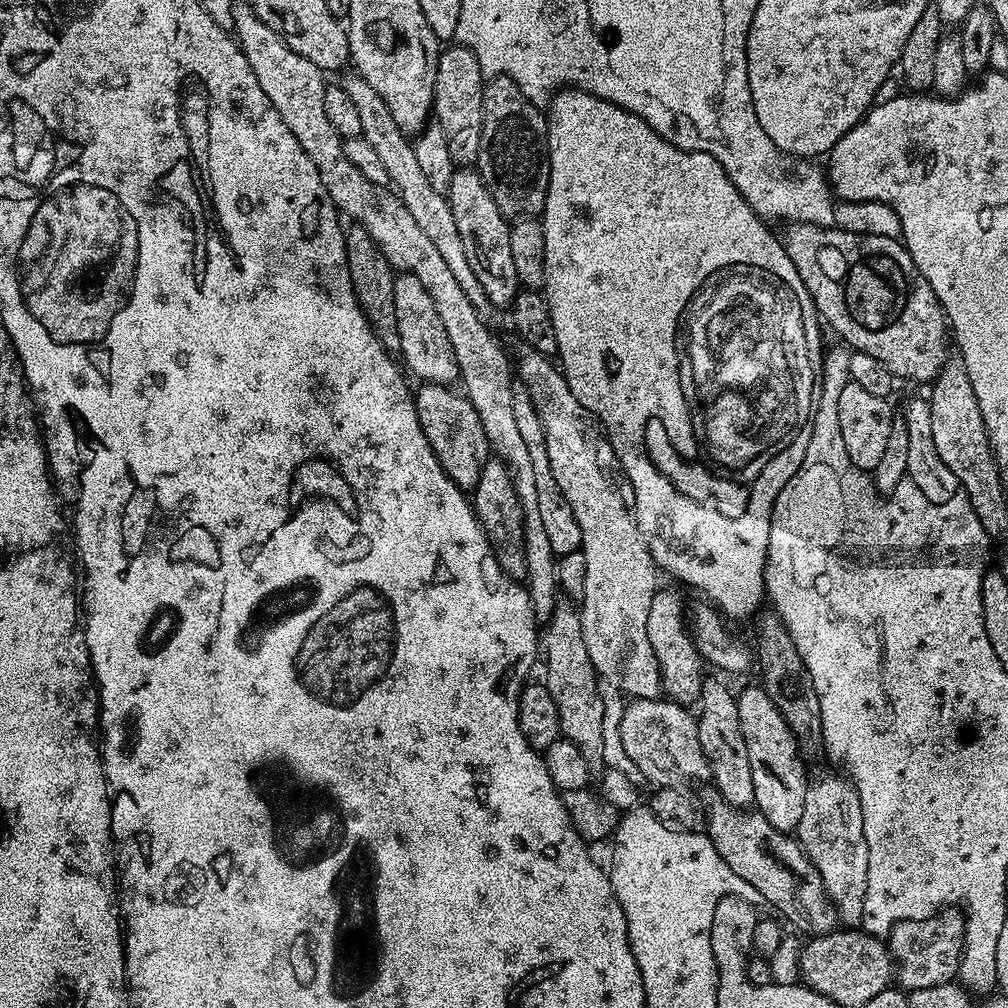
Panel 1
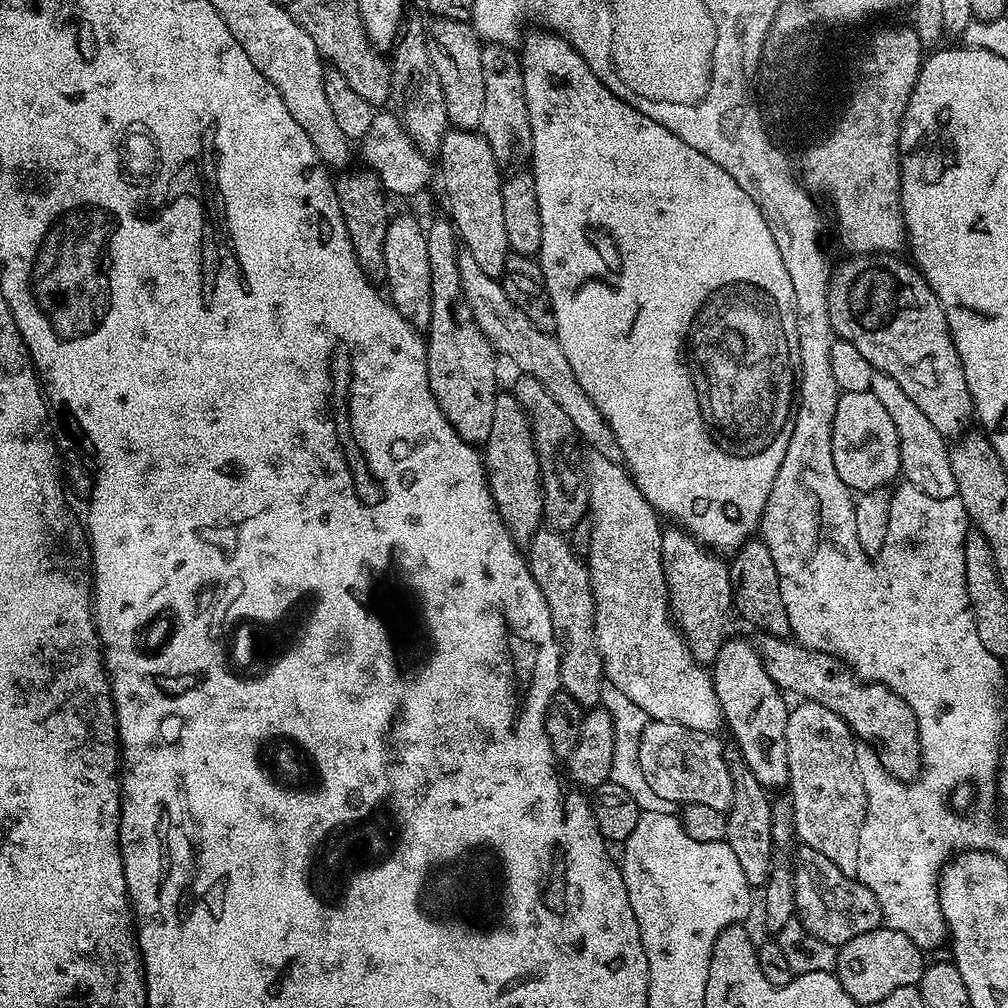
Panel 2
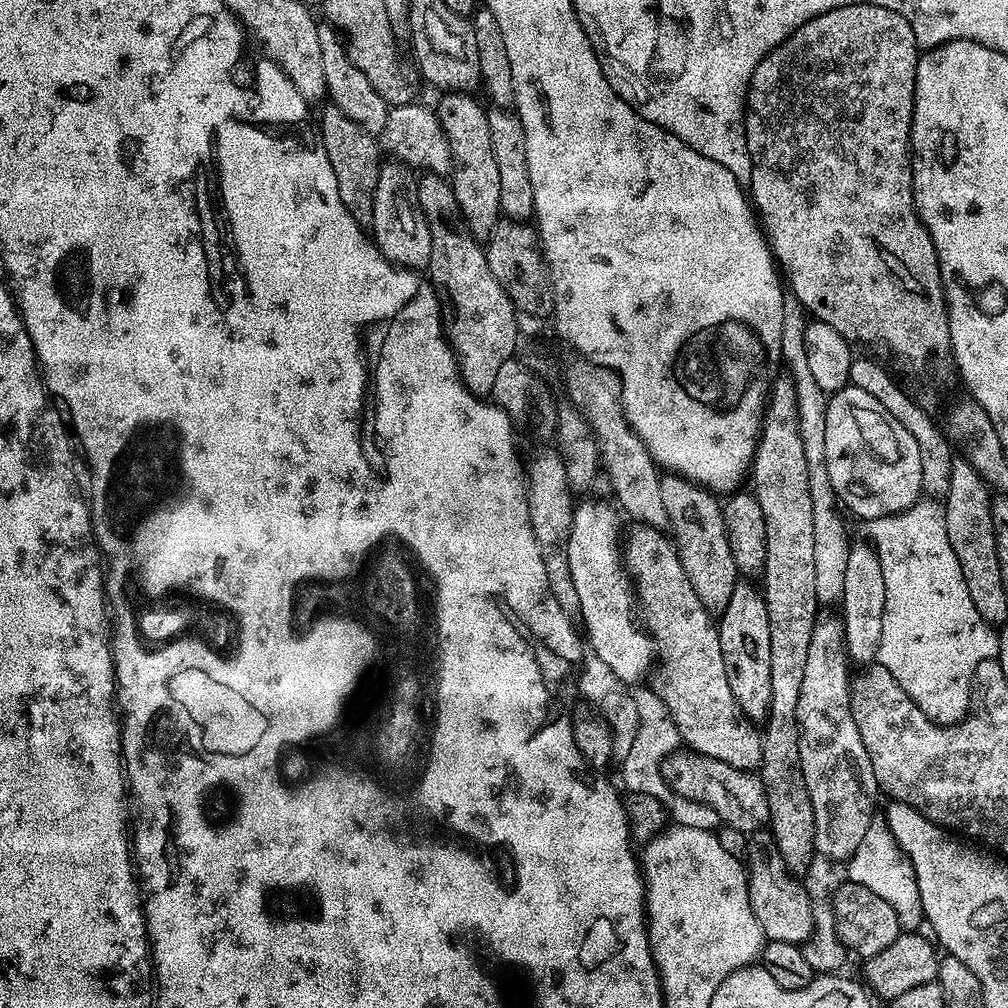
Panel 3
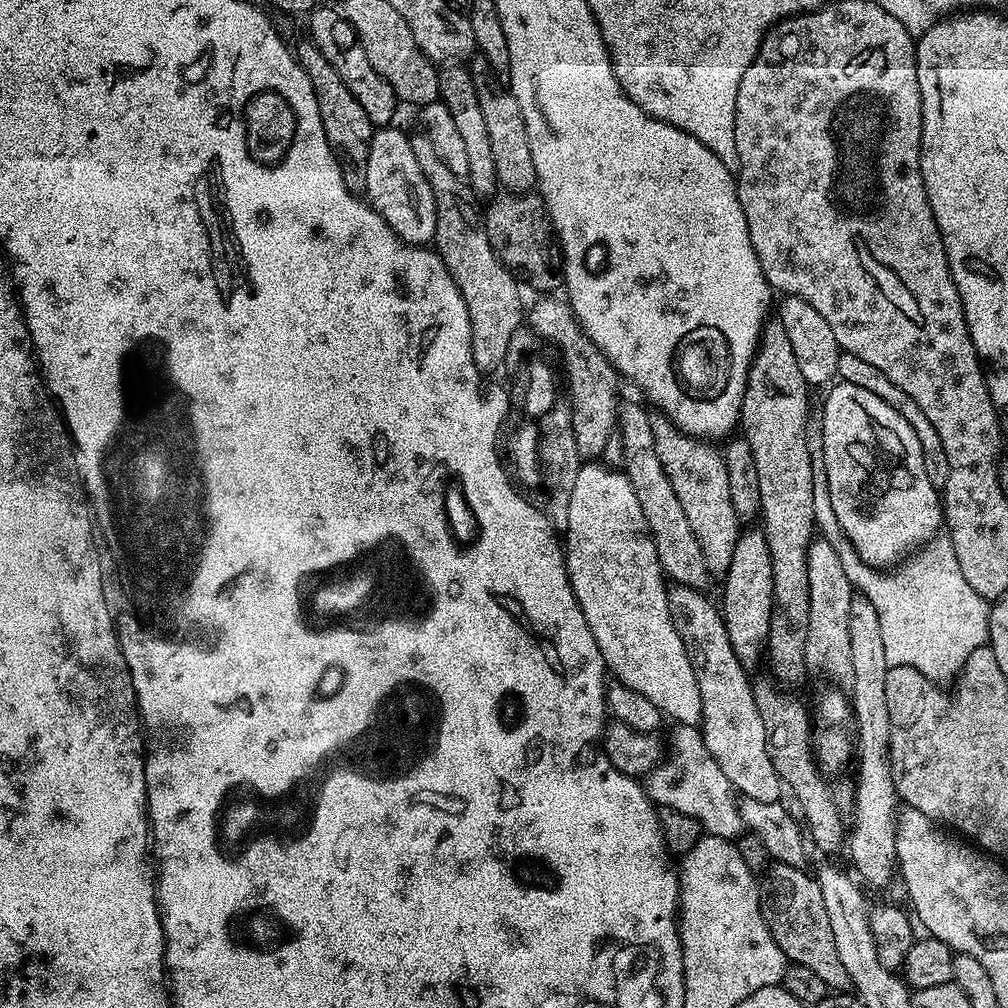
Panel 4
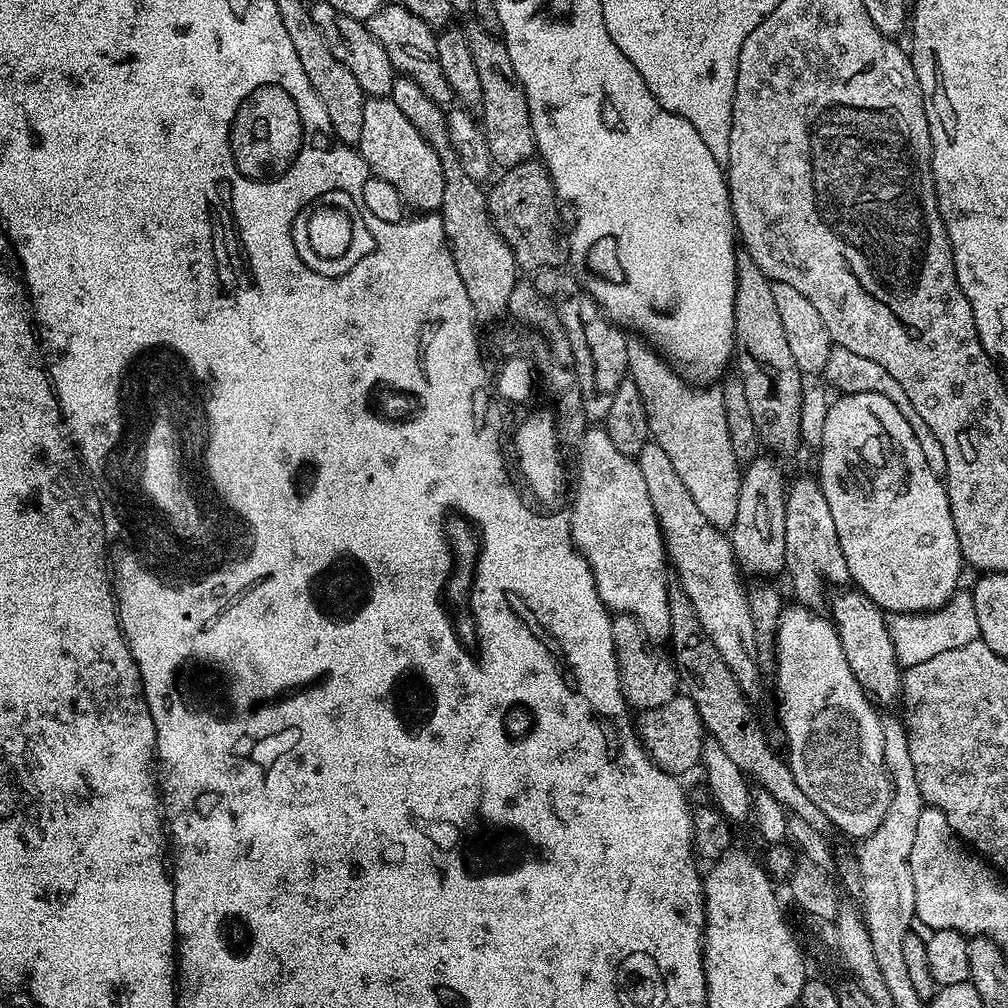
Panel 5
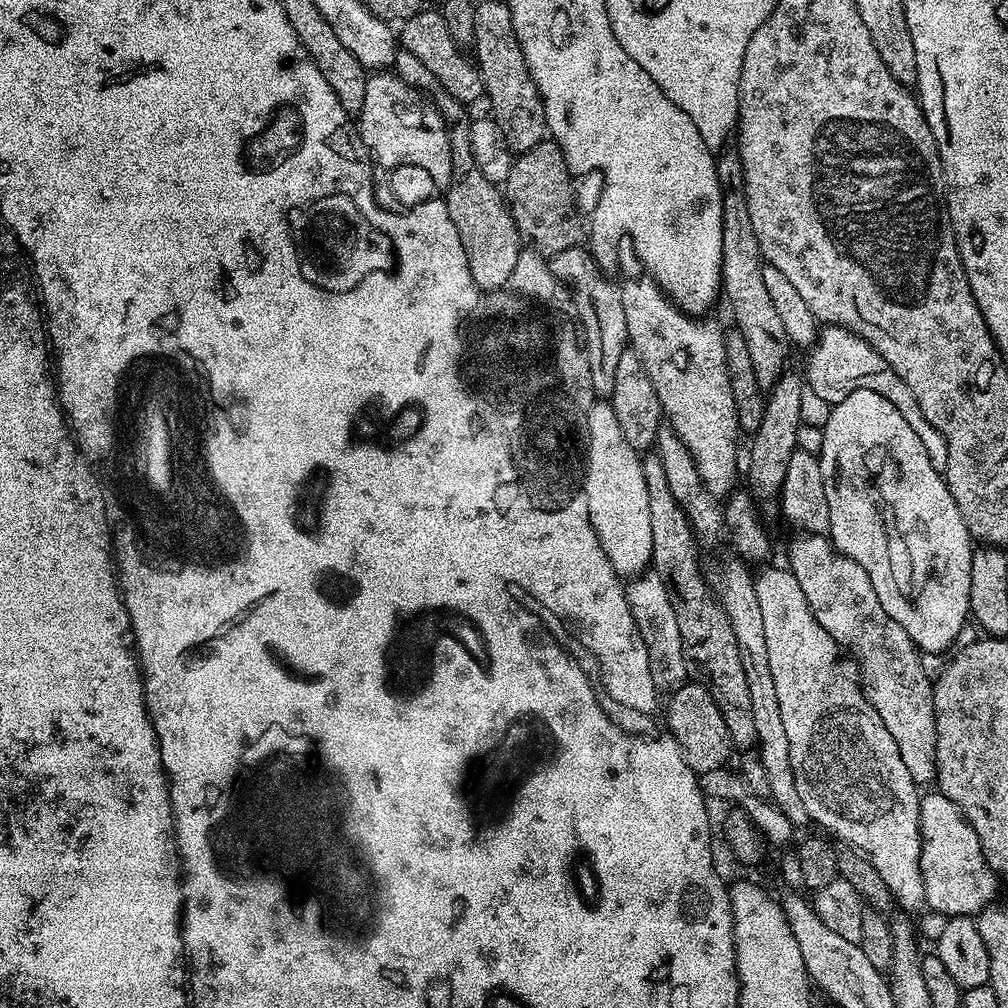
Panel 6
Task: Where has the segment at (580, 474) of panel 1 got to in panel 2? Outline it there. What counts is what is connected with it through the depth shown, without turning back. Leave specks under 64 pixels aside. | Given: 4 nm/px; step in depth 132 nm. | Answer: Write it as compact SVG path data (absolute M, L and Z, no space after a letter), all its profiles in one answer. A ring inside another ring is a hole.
M595 454L589 456L588 464L586 460L586 475L588 477L588 510L590 513L592 541L590 542L590 550L586 557L586 563L588 573L592 579L592 593L596 602L596 645L600 650L600 657L604 663L604 675L607 683L618 686L618 690L622 690L622 694L626 694L626 698L633 700L637 706L642 706L642 710L646 710L649 721L661 720L662 722L670 722L678 726L686 726L690 730L698 730L699 732L707 732L709 734L719 733L721 731L719 728L723 729L726 723L724 721L724 710L718 702L718 694L714 690L712 673L705 665L700 664L692 656L684 634L678 627L669 608L667 578L662 562L661 517L658 515L656 509L650 506L650 502L646 502L642 490L638 487L635 480L632 479L627 467L605 456Z

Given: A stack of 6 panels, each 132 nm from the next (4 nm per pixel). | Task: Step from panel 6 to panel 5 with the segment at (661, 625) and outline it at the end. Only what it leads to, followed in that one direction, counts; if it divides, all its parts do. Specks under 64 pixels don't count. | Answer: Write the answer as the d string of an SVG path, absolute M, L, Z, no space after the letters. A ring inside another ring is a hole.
M632 615L612 616L612 633L616 647L616 661L620 667L620 689L629 709L645 712L654 706L666 706L678 694L678 673L667 655L651 652L649 641L639 622Z

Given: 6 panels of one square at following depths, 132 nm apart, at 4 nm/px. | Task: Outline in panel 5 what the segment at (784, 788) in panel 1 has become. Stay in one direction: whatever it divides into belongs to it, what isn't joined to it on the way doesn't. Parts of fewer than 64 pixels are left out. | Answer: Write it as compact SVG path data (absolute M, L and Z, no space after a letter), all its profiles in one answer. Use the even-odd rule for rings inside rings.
M768 454L757 455L756 459L747 461L740 477L738 490L738 514L730 529L732 552L736 556L736 566L745 577L762 576L758 578L776 578L785 571L786 558L786 480L780 474L780 468L771 460Z

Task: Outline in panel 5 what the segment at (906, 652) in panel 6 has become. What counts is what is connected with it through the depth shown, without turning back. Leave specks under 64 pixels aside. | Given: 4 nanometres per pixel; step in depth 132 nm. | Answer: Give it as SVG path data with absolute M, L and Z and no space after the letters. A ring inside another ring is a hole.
M851 591L833 598L830 620L836 626L842 650L846 654L846 662L850 662L850 670L856 676L856 681L881 705L888 704L900 696L902 675L902 665L894 654L894 642L890 642L888 620L885 613L871 603L863 592Z

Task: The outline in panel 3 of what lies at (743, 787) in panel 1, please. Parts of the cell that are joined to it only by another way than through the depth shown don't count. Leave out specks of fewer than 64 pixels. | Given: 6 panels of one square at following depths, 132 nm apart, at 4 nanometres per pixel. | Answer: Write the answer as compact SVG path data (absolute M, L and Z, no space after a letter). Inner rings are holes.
M757 830L748 836L746 871L752 917L756 919L761 933L768 940L803 945L812 929L810 918L812 900L803 883L792 876L786 864L782 862L782 854L778 854L778 846L771 831Z

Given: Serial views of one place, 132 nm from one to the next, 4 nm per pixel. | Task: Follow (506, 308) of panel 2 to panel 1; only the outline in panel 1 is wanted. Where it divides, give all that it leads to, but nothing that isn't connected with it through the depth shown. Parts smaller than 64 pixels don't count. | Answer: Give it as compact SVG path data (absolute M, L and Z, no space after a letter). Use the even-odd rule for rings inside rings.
M359 74L351 75L342 80L342 87L346 90L346 94L350 94L350 100L354 102L361 116L364 140L370 142L370 146L374 146L378 158L382 158L382 166L386 166L388 184L400 197L406 210L414 214L414 222L418 222L420 229L426 233L426 238L430 238L430 242L434 242L434 246L442 253L446 266L454 273L454 278L466 293L466 298L470 298L474 307L487 309L489 302L486 290L482 290L477 275L470 268L470 258L466 258L466 249L462 246L462 234L458 234L458 226L454 226L452 206L448 203L445 193L438 192L434 190L434 186L430 186L430 178L418 163L418 154L413 143L398 126L398 122L394 122L394 114L390 114L390 106L382 102L378 90L374 90L374 86L370 86L370 82L366 82Z

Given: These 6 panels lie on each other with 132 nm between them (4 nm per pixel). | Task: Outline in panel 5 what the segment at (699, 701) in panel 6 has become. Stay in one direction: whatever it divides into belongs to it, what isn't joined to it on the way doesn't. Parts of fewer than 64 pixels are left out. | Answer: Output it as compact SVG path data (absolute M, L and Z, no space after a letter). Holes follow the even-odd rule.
M677 694L666 706L654 706L654 710L646 710L637 715L636 724L634 723L634 732L638 737L648 757L664 772L668 772L674 777L683 777L688 771L697 767L701 763L704 755L704 744L706 741L706 731L700 721L700 715L696 709L696 704L691 696L687 694Z

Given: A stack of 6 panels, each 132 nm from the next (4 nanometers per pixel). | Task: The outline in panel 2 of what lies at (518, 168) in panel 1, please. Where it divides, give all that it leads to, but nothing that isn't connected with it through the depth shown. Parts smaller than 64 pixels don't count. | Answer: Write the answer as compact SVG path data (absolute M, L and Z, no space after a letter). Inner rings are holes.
M485 43L482 47L482 82L486 86L486 99L478 129L480 135L490 142L490 150L494 150L494 158L501 166L527 165L532 159L532 131L530 114L526 110L524 66L517 49L506 44Z

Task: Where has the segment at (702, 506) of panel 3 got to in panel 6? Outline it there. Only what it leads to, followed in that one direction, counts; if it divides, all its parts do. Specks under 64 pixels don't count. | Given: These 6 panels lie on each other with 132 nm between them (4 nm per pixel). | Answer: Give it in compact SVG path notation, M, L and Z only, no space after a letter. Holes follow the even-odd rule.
M640 274L637 280L621 283L619 289L622 310L626 310L628 344L639 358L650 382L654 382L667 427L672 428L685 444L708 491L719 498L725 497L733 489L732 483L736 480L736 439L742 436L726 370L725 329L719 328L712 320L695 320L695 315L677 307L647 274Z

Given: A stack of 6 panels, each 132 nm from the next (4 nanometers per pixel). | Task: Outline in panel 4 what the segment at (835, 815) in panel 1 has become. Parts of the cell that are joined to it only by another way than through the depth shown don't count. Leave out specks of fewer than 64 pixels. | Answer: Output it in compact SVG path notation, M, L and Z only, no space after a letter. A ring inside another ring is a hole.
M813 539L808 547L806 570L810 578L810 630L806 634L804 663L817 668L833 680L833 685L848 686L852 682L850 662L850 606L854 589L840 552L828 540ZM844 684L844 685L840 685Z

